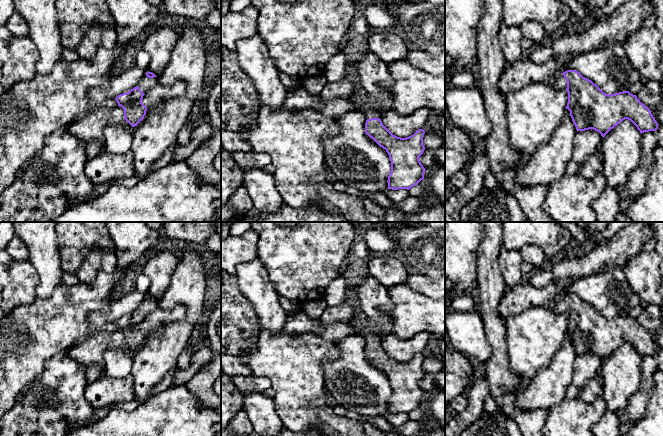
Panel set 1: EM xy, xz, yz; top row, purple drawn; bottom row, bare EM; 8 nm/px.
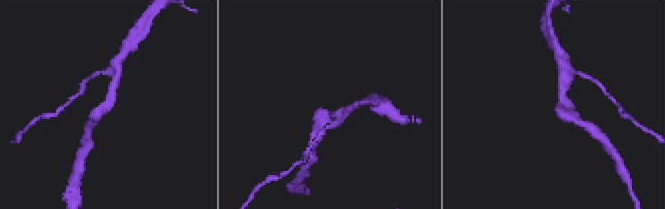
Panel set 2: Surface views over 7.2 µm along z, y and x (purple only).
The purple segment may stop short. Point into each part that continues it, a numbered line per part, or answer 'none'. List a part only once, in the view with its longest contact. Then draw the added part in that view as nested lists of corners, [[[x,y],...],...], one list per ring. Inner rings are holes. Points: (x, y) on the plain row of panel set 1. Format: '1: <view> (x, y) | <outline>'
1: yz (559, 306) | [[[562,297],[553,302],[550,307],[555,314],[565,314],[567,312],[567,305]]]

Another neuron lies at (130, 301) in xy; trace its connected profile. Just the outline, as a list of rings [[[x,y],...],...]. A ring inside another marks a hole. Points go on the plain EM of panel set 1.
[[[131,289],[120,299],[114,299],[109,303],[109,310],[93,310],[88,314],[88,321],[91,328],[98,328],[107,322],[116,322],[118,319],[128,317],[138,310],[141,303],[146,299],[148,293]]]

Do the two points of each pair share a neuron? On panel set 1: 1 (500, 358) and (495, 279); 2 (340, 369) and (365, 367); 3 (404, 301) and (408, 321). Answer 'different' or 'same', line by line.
1: same
2: same
3: same

